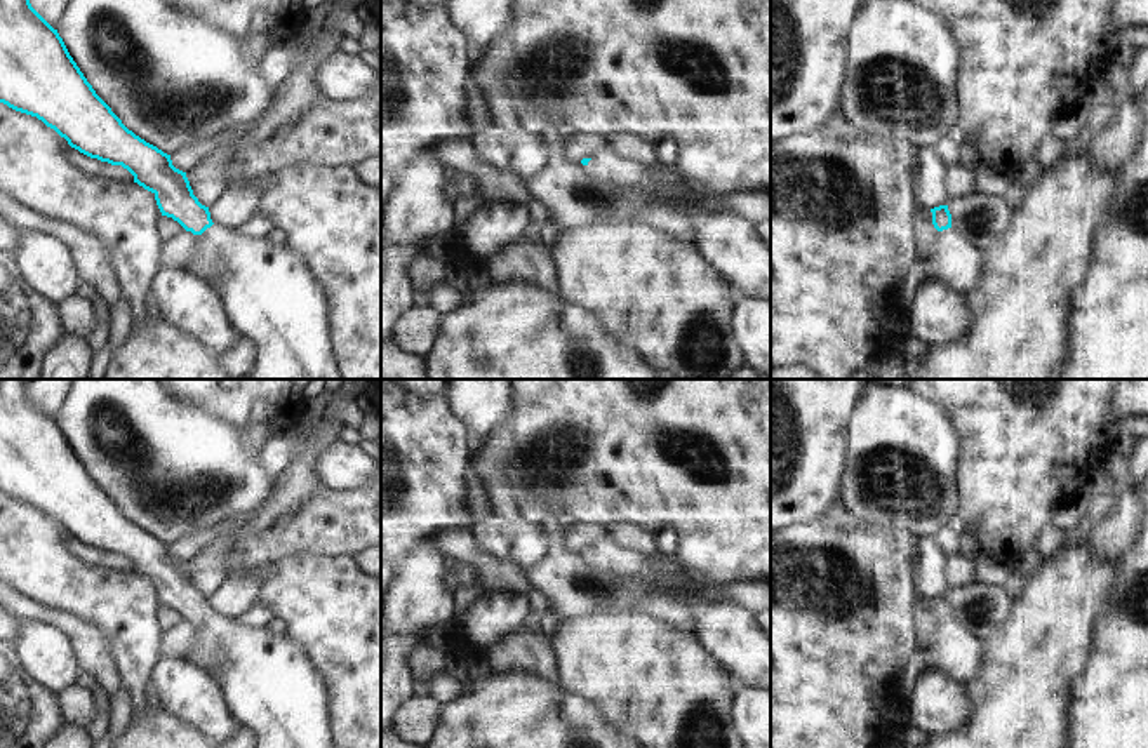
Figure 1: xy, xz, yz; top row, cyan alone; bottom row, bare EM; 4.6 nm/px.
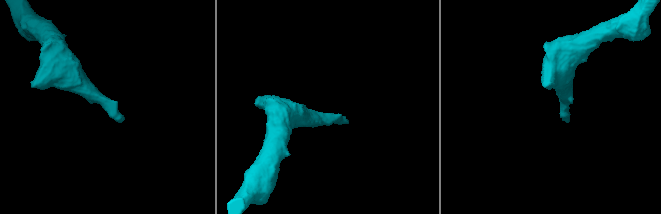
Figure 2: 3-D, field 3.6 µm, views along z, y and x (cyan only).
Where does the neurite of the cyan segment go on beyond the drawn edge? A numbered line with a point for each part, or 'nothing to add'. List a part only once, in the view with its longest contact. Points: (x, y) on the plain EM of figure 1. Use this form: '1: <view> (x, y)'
1: xy (272, 686)

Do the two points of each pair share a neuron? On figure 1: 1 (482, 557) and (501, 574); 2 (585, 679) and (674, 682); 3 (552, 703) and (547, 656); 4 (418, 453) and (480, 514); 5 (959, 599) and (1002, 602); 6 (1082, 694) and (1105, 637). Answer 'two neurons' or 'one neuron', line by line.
1: one neuron
2: one neuron
3: two neurons
4: one neuron
5: one neuron
6: one neuron

